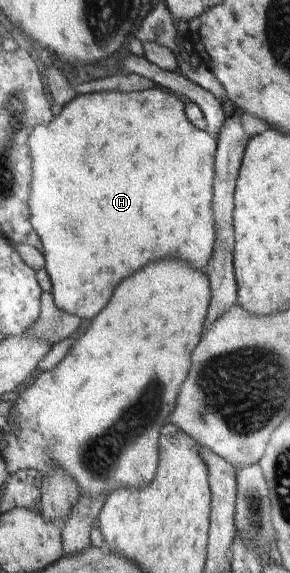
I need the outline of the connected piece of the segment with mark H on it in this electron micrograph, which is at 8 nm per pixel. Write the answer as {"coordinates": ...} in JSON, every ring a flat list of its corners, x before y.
{"coordinates":[[158,87,141,91,127,92,96,92,71,98,68,104,54,118,54,124,44,124,34,128,34,136,30,136,30,156,34,156,34,184,30,184,30,224,41,239,44,270,47,272,53,303,58,310,74,315,81,321,90,321,108,304,109,296,114,287,132,272,142,268,148,262,160,258,180,259,194,269,203,271,213,251,213,156,216,137,207,131,194,128,185,117,184,104,176,94,162,92]]}

